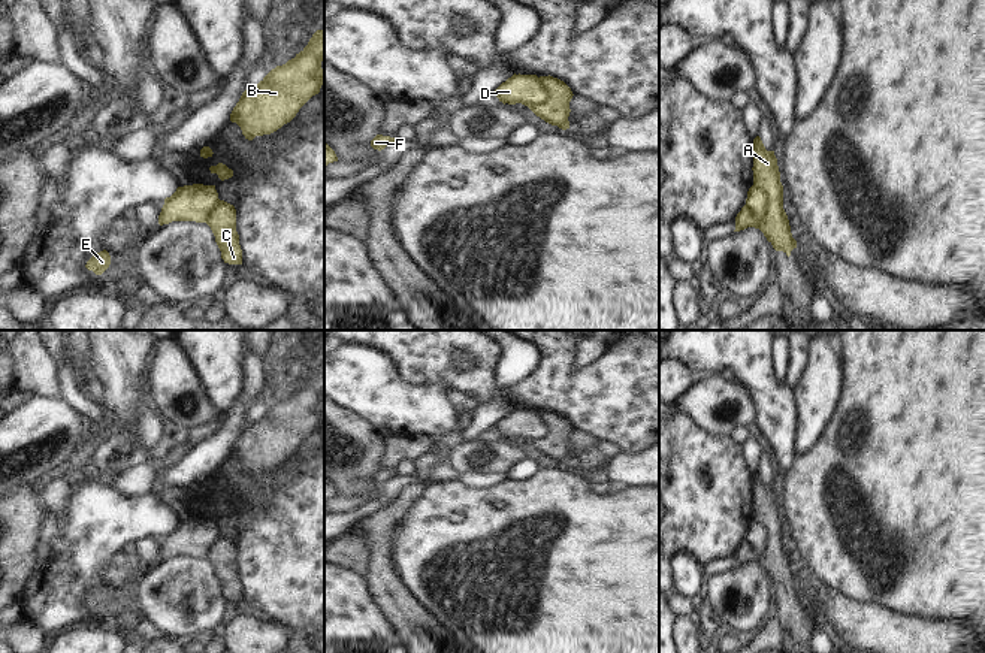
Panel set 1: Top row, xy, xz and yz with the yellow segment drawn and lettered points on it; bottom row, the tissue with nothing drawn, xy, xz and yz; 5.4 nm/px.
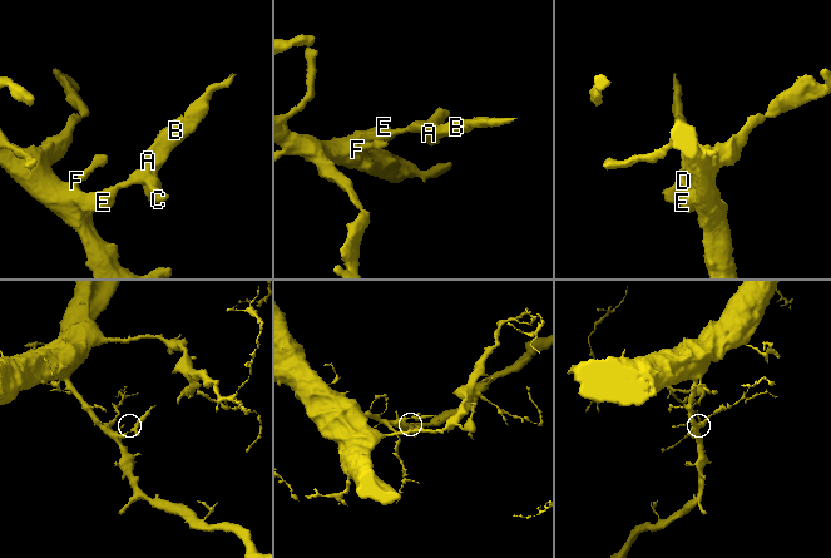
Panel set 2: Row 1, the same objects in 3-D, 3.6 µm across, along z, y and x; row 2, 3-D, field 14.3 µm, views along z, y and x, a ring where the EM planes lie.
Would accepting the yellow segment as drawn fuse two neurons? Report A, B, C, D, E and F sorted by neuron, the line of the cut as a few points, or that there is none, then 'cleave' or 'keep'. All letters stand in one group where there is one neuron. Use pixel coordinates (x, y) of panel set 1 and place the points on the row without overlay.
A B C / D E F | yz (754, 517), (767, 531), (767, 540), (758, 550) | cleave

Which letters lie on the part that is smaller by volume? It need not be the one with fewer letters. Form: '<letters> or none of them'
A, B, C

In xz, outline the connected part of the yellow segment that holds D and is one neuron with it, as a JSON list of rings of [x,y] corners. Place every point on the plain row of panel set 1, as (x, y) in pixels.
[[[513,409],[502,417],[493,429],[504,439],[522,438],[528,442],[540,439],[547,432],[544,421],[541,420],[537,409]]]

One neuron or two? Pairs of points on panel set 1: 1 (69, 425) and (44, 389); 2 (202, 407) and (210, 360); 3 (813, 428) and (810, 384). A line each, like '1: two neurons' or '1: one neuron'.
1: two neurons
2: two neurons
3: one neuron

